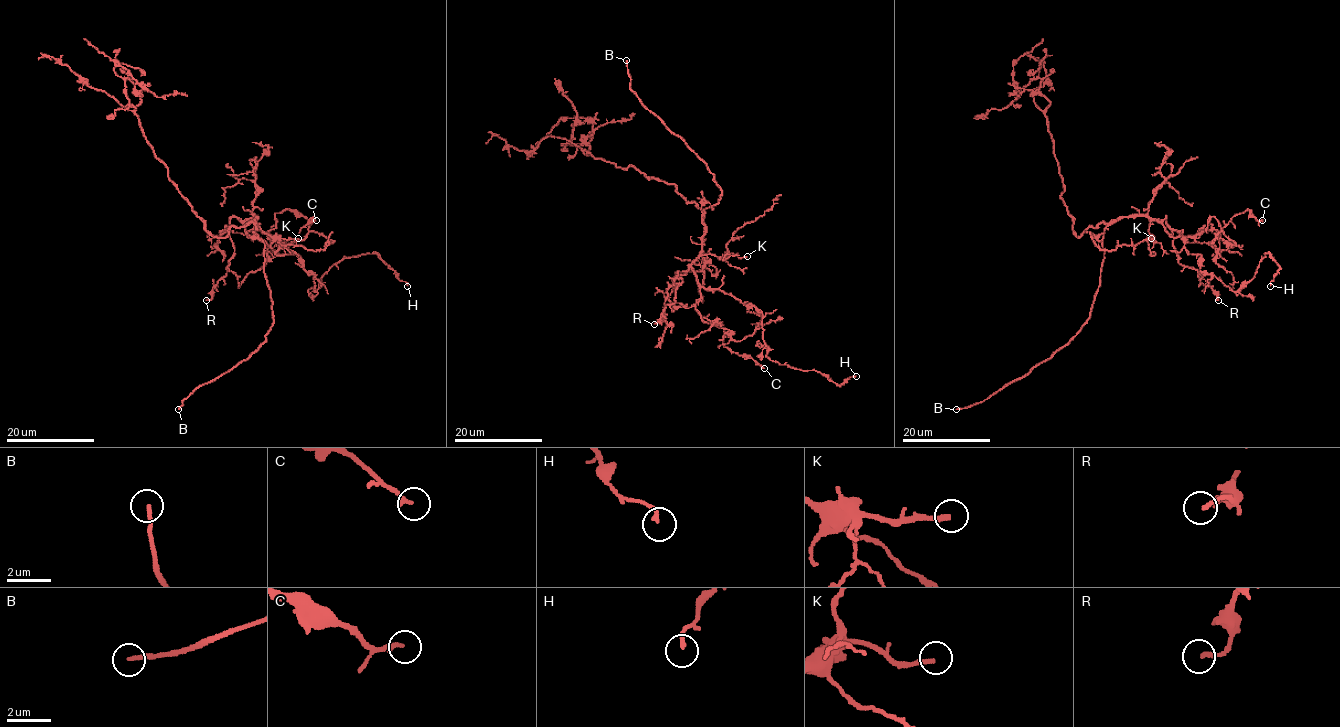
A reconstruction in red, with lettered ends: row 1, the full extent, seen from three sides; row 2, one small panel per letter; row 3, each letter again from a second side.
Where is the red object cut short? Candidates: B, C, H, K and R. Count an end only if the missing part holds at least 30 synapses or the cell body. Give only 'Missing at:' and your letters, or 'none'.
Missing at: B, K

